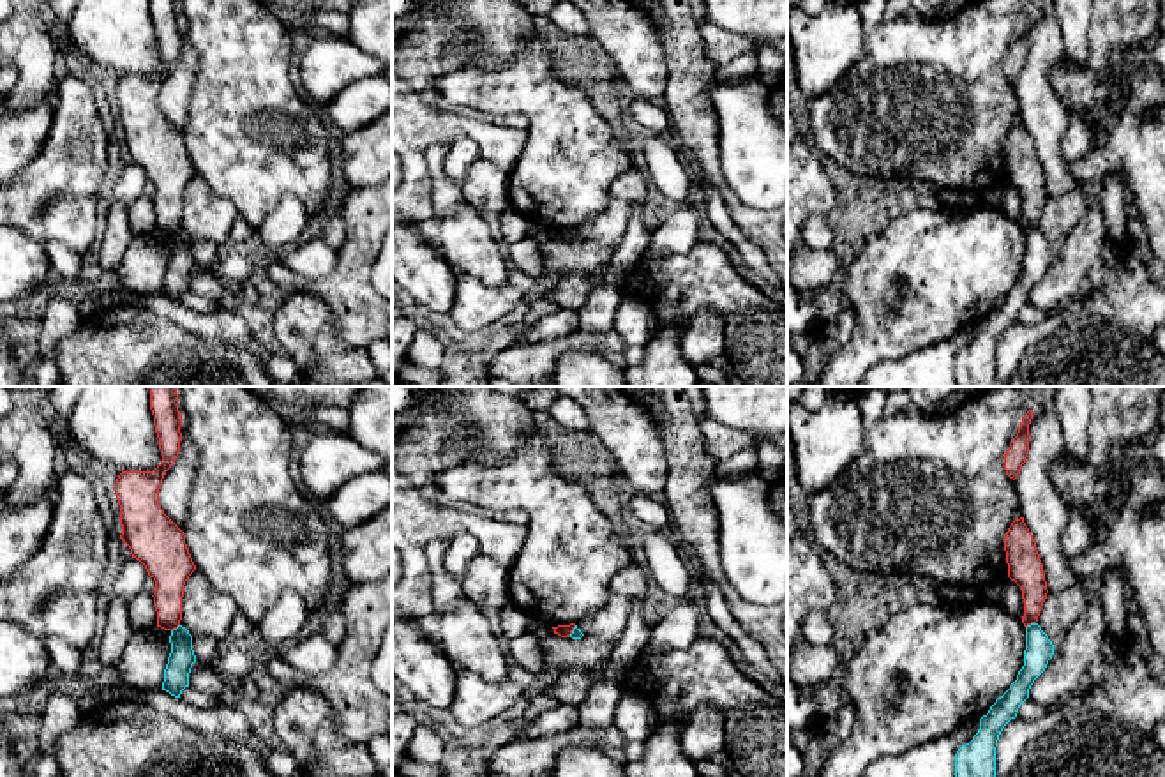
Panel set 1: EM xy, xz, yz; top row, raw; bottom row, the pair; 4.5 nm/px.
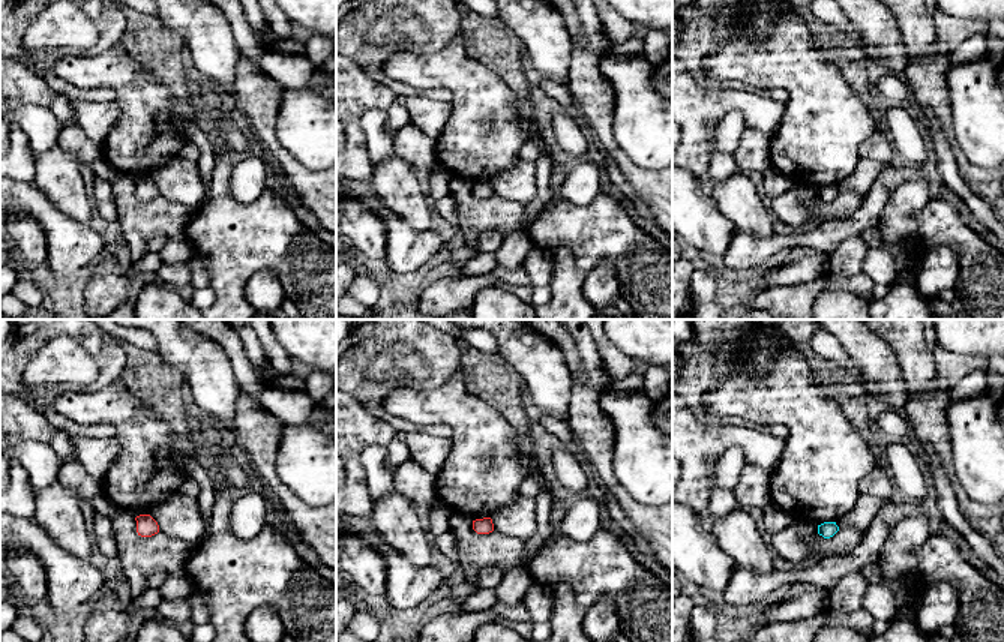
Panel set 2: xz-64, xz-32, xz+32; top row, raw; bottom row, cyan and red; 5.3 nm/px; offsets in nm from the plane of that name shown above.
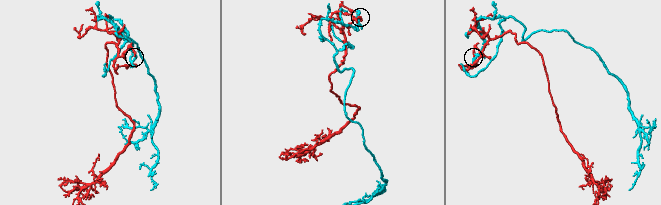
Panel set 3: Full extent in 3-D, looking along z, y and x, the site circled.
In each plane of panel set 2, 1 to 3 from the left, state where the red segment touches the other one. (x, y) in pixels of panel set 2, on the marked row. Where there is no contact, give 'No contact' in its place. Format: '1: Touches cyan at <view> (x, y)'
1: No contact
2: No contact
3: No contact

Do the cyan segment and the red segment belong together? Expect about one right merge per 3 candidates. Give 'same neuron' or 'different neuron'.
different neuron

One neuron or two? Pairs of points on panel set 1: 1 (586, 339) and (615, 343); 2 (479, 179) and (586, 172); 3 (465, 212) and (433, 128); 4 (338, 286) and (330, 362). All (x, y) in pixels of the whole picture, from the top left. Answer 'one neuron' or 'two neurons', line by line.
1: one neuron
2: two neurons
3: two neurons
4: two neurons

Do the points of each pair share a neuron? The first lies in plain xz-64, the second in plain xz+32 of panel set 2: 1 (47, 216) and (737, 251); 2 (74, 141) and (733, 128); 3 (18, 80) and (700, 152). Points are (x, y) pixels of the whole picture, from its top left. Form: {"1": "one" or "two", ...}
{"1": "one", "2": "two", "3": "one"}

